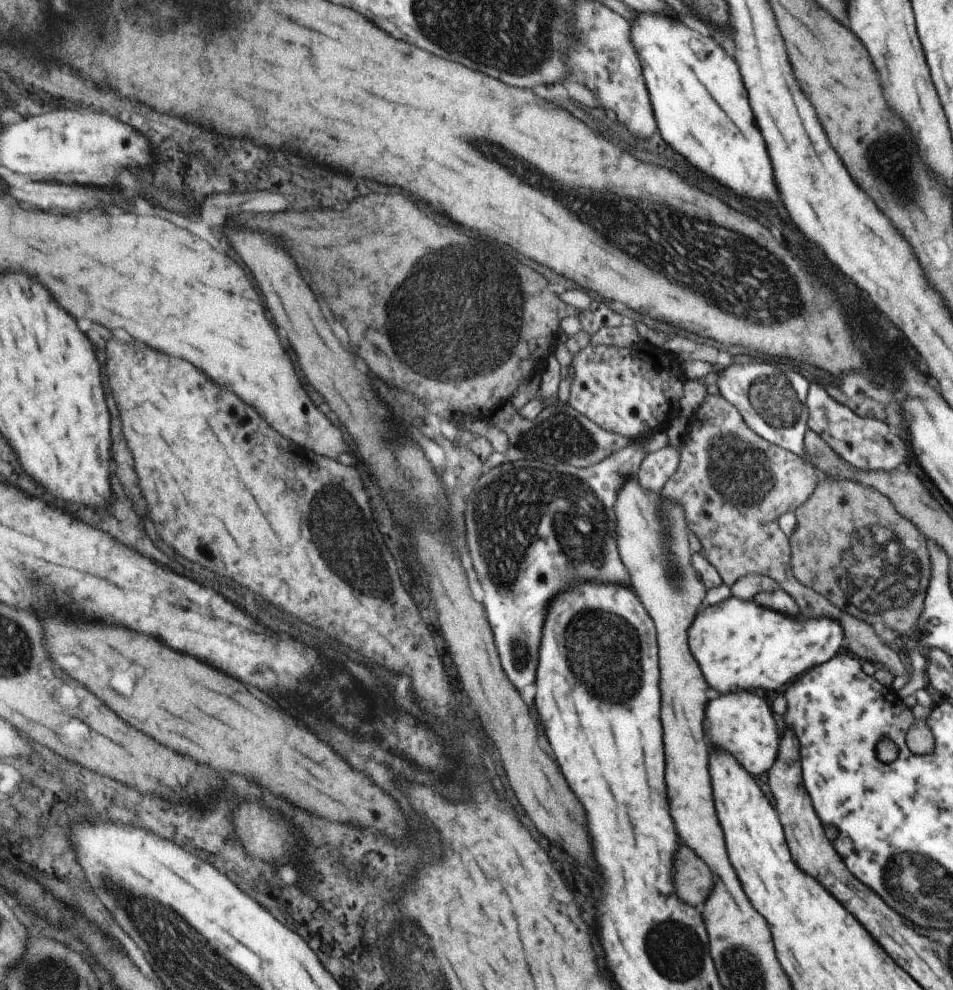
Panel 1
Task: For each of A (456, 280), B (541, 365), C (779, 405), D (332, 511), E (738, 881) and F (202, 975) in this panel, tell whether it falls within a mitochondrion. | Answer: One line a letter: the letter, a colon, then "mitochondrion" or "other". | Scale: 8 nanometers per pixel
A: mitochondrion
B: other
C: mitochondrion
D: mitochondrion
E: other
F: mitochondrion

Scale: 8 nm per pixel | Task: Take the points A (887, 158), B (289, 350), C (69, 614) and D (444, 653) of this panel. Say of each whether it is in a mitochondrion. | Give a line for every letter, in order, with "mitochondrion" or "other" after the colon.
A: mitochondrion
B: other
C: other
D: other

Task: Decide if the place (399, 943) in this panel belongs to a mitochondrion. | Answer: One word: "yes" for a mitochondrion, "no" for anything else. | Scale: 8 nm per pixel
yes

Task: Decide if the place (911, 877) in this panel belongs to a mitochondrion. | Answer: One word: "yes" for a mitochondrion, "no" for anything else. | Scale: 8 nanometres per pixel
yes

